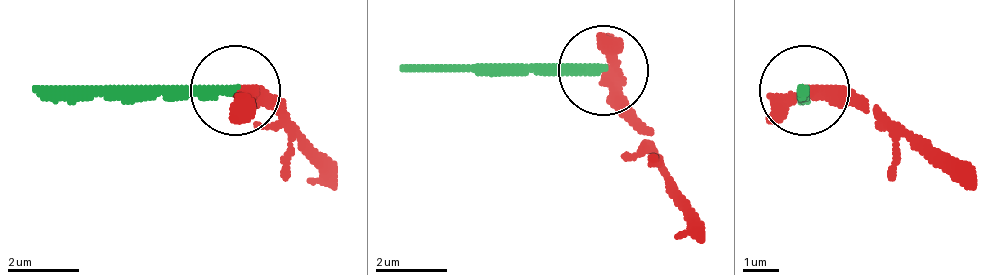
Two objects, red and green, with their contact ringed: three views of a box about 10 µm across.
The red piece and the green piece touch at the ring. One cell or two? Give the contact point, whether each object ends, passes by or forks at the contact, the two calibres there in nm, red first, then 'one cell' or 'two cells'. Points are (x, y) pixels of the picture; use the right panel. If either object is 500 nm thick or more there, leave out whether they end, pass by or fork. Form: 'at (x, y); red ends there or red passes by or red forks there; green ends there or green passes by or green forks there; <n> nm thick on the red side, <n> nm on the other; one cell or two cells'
at (804, 90); red passes by; green ends there; 360 nm thick on the red side, 320 nm on the other; two cells

